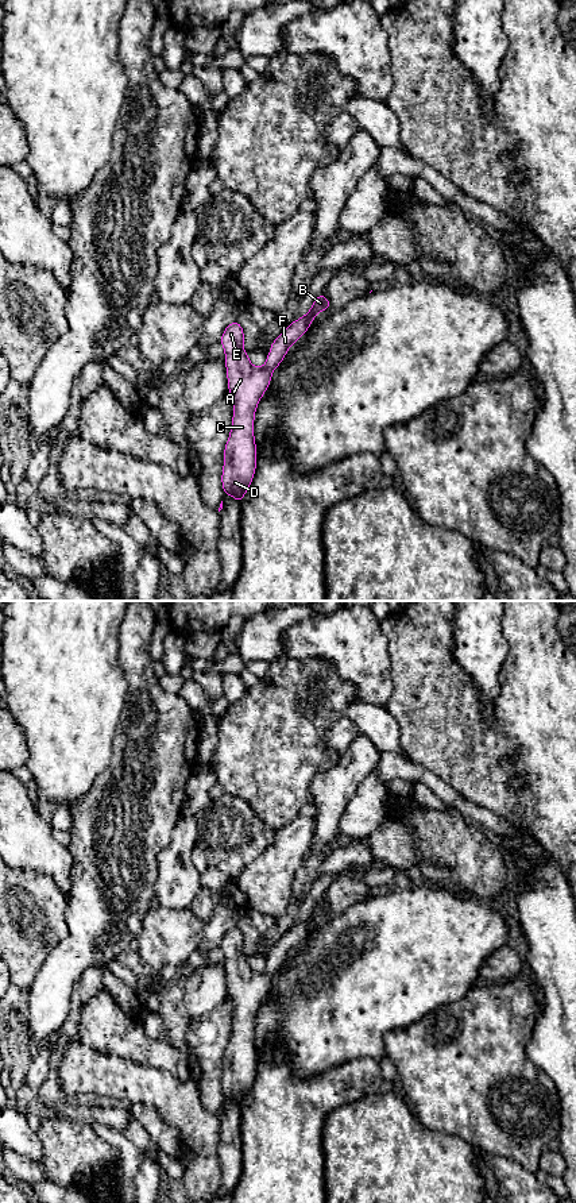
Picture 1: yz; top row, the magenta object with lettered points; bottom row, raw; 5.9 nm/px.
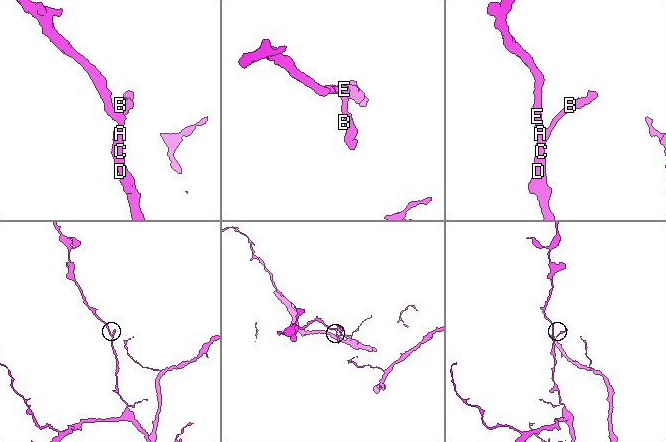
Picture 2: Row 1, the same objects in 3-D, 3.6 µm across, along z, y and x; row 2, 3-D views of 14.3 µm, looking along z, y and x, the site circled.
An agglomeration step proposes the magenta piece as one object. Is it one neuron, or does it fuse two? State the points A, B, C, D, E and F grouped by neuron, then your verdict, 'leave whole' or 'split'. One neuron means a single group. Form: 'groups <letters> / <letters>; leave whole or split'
groups A B C D E F; leave whole

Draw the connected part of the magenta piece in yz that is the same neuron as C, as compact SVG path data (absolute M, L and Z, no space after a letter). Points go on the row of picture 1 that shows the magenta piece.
M318 294L310 311L293 321L272 342L266 365L260 369L251 365L244 351L244 332L237 320L225 328L220 339L225 351L228 390L233 397L233 420L224 448L221 482L224 496L231 494L239 504L241 504L256 469L254 417L258 402L270 385L274 369L283 360L290 346L308 331L318 312L329 308L329 300L324 294Z

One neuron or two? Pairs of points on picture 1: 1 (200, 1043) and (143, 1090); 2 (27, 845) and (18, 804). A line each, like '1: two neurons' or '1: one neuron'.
1: two neurons
2: one neuron

